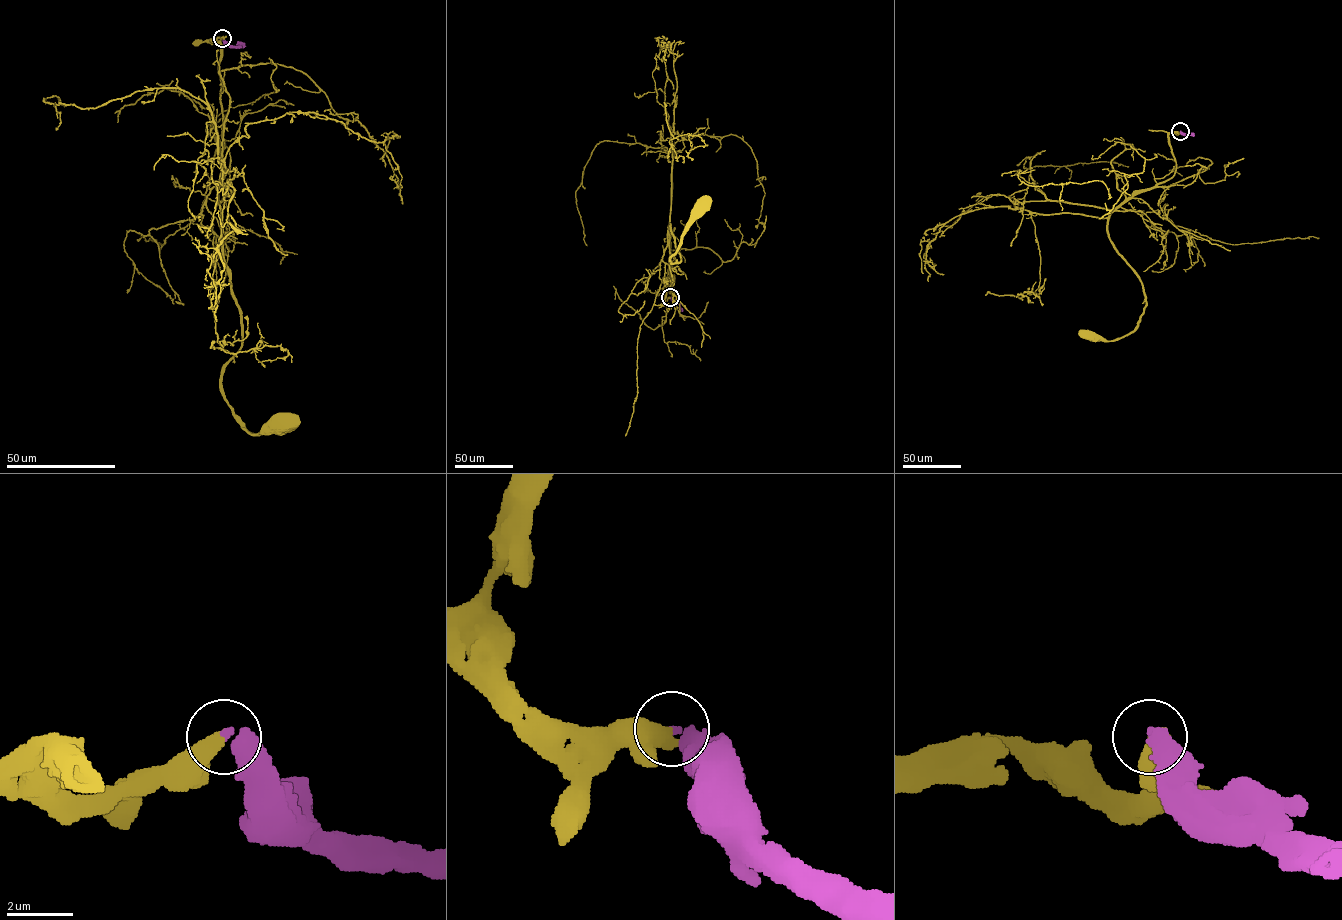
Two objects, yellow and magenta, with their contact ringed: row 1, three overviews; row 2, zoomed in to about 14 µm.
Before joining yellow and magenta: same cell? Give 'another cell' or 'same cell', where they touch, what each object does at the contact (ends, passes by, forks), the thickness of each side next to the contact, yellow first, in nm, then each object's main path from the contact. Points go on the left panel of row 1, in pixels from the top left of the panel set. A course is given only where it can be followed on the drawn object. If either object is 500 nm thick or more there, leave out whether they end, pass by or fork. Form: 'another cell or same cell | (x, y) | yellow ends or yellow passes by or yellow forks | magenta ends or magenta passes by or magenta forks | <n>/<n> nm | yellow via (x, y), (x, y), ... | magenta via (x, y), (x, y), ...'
same cell | (222, 38) | 500/360 nm | yellow via (222, 39), (210, 39), (220, 45), (221, 60), (217, 196), (242, 340), (221, 385), (251, 433), (270, 425) | magenta via (222, 39), (231, 46), (245, 43)

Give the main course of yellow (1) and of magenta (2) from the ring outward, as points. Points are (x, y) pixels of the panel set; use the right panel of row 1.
1: (1180, 131), (1168, 135), (1174, 174), (1133, 193), (1107, 225), (1142, 285), (1140, 320), (1116, 340), (1096, 336)
2: (1180, 131), (1185, 135), (1194, 133)

